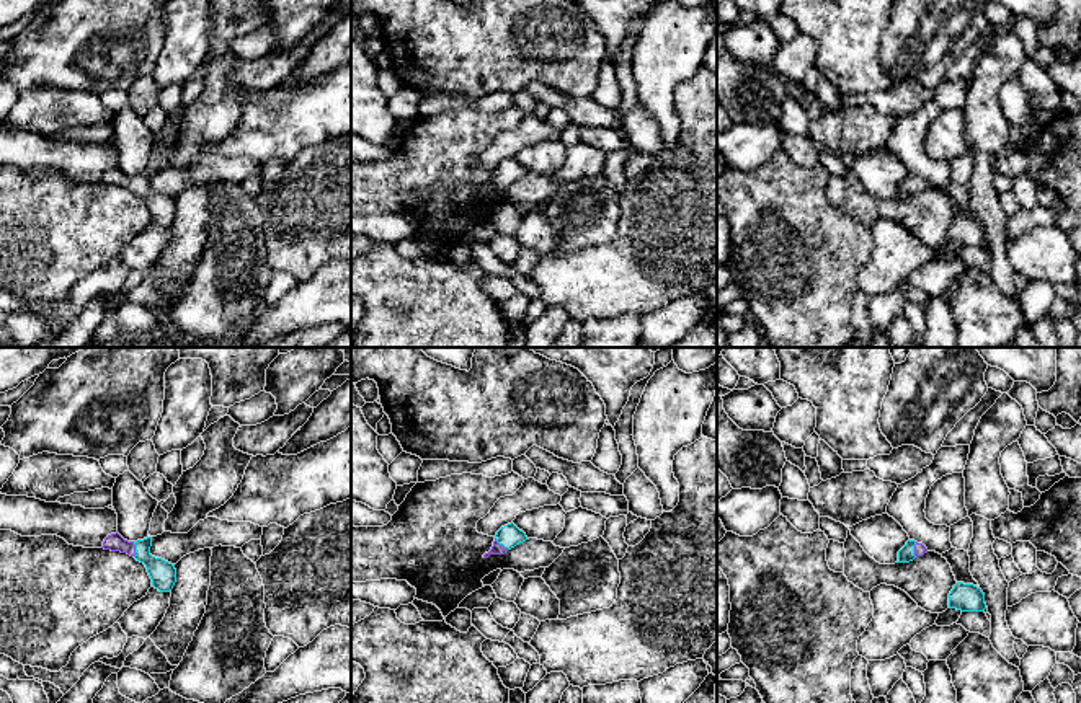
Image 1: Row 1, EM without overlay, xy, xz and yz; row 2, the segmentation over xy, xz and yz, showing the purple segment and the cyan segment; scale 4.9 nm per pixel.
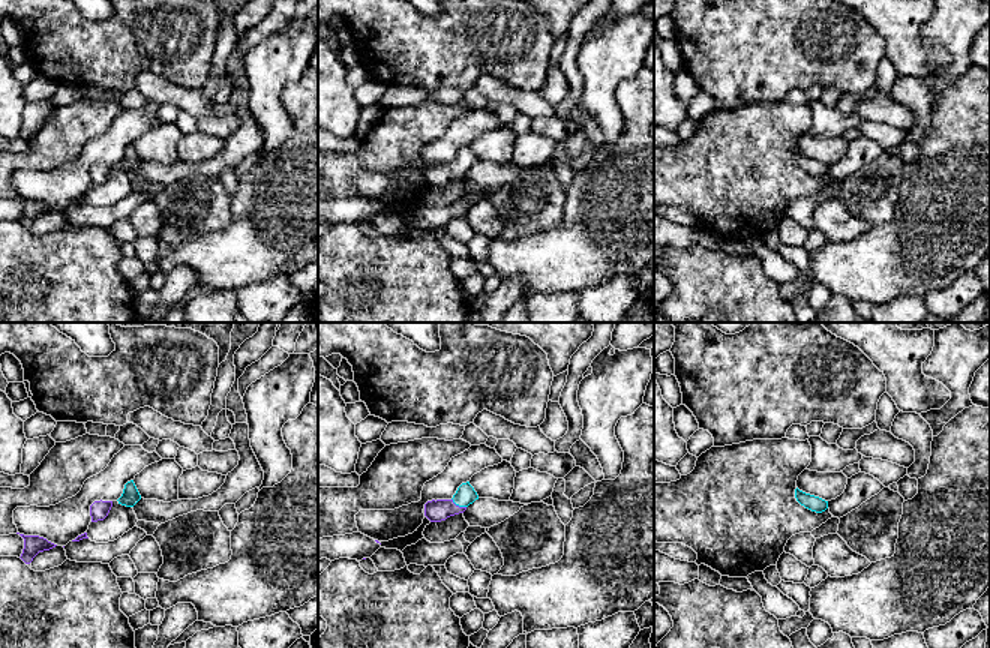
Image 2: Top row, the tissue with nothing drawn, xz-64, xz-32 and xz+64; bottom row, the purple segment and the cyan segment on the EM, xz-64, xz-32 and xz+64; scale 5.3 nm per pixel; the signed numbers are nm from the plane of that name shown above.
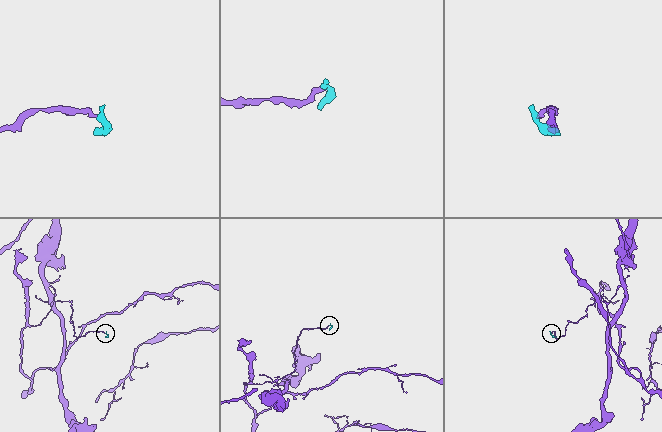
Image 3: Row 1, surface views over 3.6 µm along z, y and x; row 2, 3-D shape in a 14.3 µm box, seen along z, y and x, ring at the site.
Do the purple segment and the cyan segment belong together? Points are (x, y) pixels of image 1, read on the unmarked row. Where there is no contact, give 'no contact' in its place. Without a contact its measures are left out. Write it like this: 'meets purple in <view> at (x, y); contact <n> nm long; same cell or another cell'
meets purple in xy at (134, 185); contact 80 nm long; same cell

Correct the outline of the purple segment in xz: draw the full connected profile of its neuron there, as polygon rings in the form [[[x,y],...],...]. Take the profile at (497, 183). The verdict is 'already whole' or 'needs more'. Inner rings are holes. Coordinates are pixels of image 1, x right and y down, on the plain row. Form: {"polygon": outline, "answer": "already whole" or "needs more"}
{"polygon": [[[511,157],[496,166],[493,181],[483,192],[488,192],[490,189],[505,189],[508,184],[526,175],[529,175],[526,168]]], "answer": "needs more"}

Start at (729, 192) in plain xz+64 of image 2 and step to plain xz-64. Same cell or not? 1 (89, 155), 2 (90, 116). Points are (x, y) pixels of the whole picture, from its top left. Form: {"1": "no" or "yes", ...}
{"1": "no", "2": "yes"}

